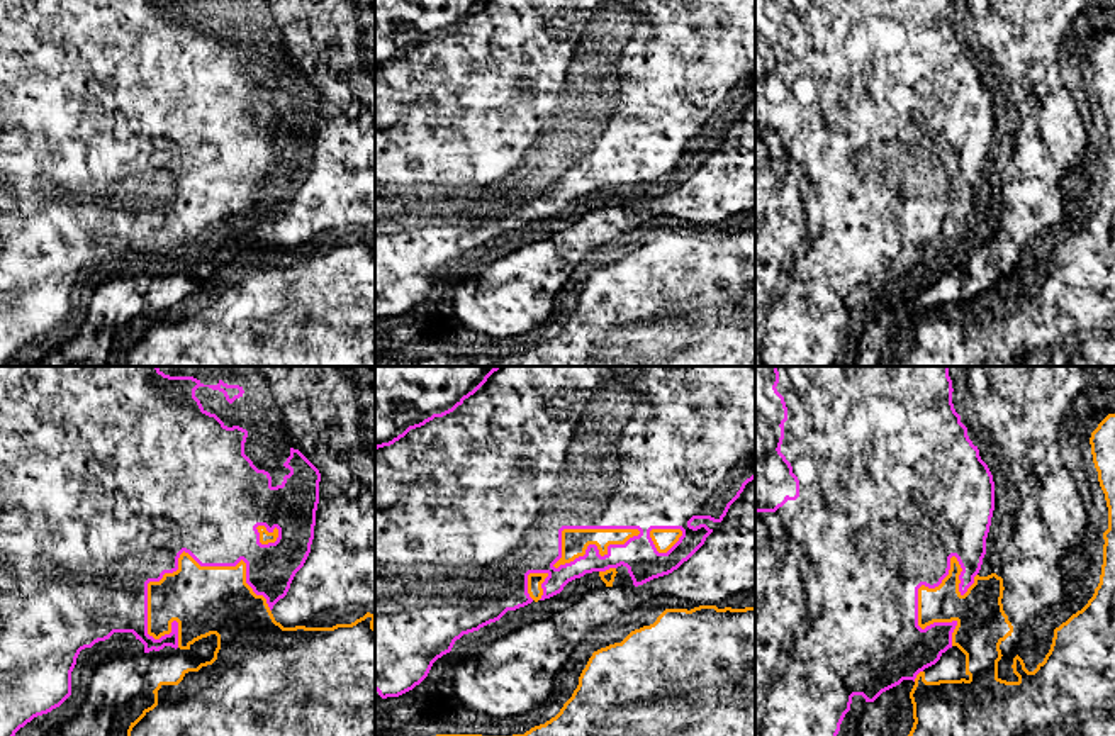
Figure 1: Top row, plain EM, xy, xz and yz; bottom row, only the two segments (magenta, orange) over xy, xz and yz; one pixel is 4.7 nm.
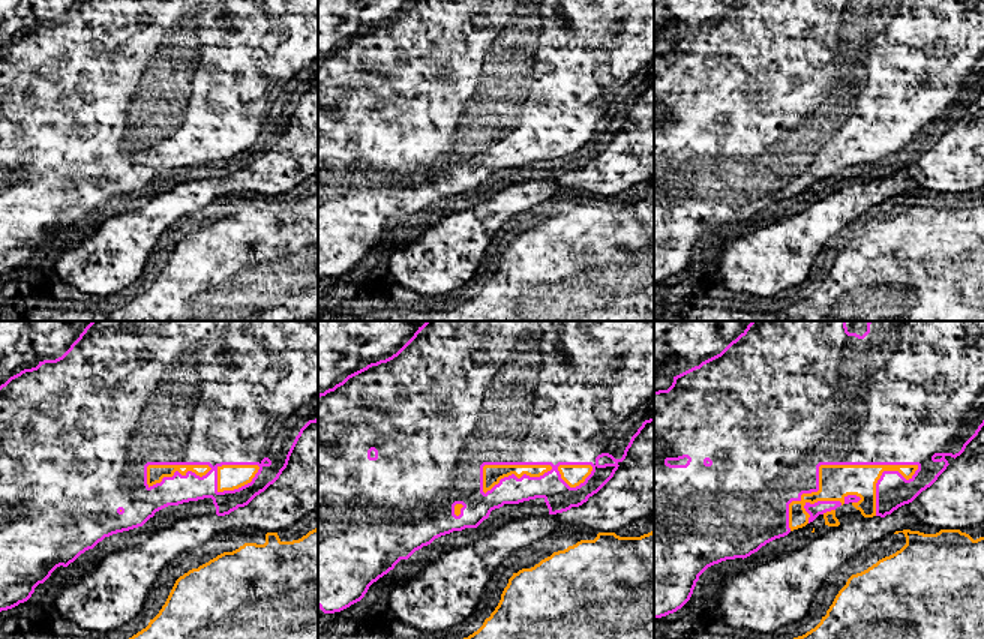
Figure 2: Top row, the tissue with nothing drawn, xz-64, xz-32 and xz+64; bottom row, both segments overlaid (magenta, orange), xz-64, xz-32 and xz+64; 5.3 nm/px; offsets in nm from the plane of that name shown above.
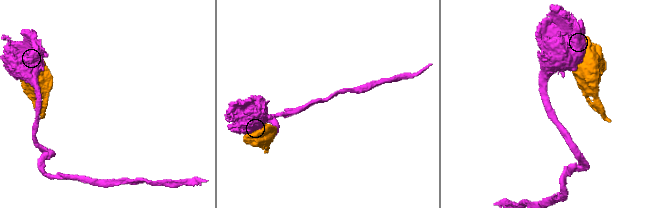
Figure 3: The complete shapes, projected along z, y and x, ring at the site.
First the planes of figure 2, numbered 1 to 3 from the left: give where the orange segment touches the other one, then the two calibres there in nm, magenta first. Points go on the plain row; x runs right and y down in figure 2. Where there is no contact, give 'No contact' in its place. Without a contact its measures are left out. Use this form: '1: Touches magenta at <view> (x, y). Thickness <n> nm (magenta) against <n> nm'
1: Touches magenta at xz-64 (179, 137). Thickness 420 nm (magenta) against 100 nm
2: Touches magenta at xz-32 (516, 141). Thickness 360 nm (magenta) against 100 nm
3: Touches magenta at xz+64 (830, 128). Thickness 500 nm (magenta) against 190 nm

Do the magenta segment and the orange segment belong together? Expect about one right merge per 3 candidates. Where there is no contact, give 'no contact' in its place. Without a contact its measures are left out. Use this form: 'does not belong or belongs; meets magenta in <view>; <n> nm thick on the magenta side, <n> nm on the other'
does not belong; meets magenta in xy; 440 nm thick on the magenta side, 320 nm on the other

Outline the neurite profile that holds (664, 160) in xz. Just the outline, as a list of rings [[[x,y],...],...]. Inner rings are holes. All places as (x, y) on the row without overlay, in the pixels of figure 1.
[[[652,149],[650,158],[658,173],[667,173],[682,156],[681,149]]]

